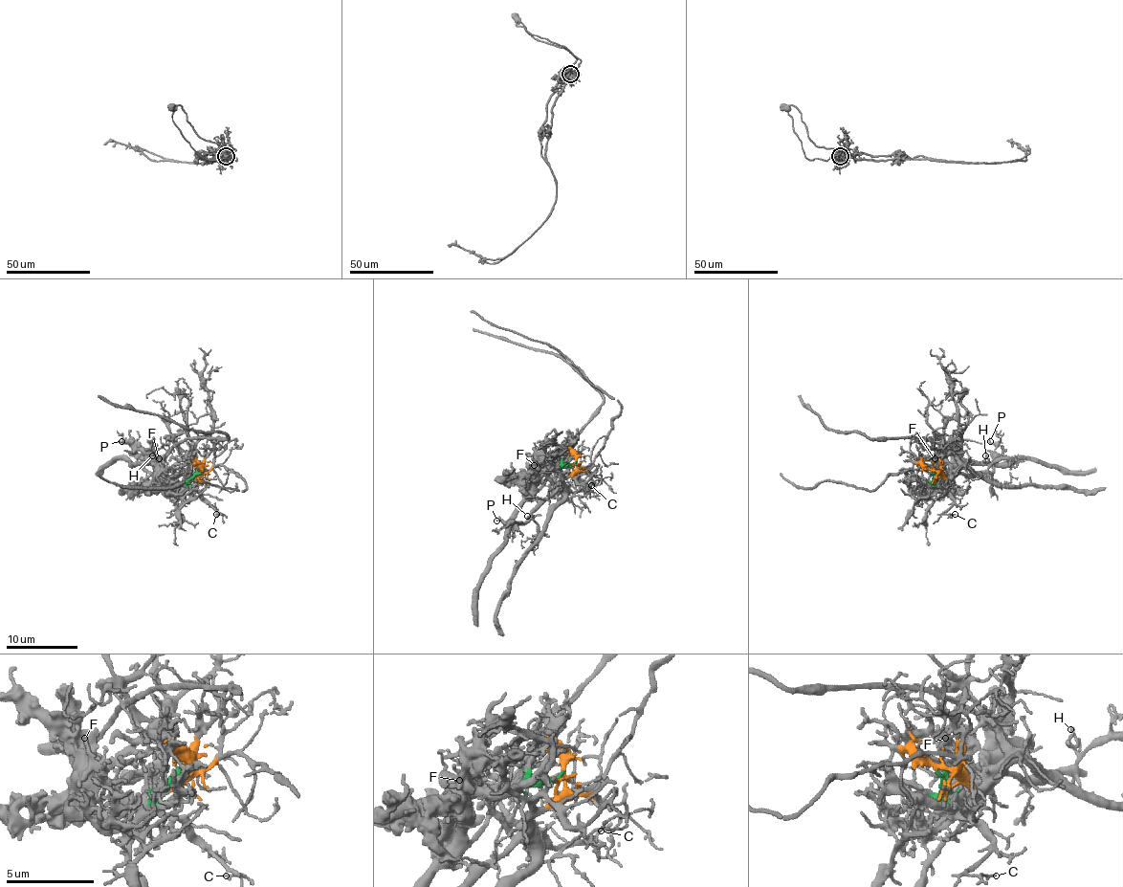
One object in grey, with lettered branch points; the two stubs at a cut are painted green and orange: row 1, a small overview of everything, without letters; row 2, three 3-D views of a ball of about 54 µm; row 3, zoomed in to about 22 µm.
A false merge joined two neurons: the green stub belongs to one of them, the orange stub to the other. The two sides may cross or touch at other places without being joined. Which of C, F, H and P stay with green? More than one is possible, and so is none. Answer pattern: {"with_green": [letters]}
{"with_green": ["F"]}

